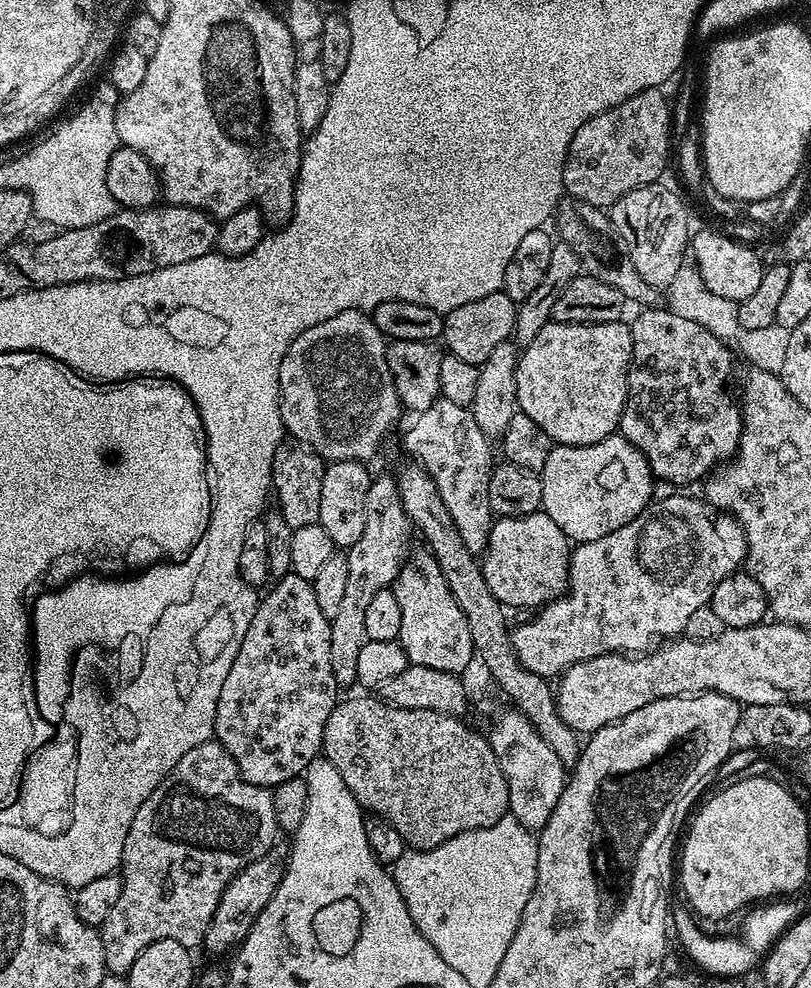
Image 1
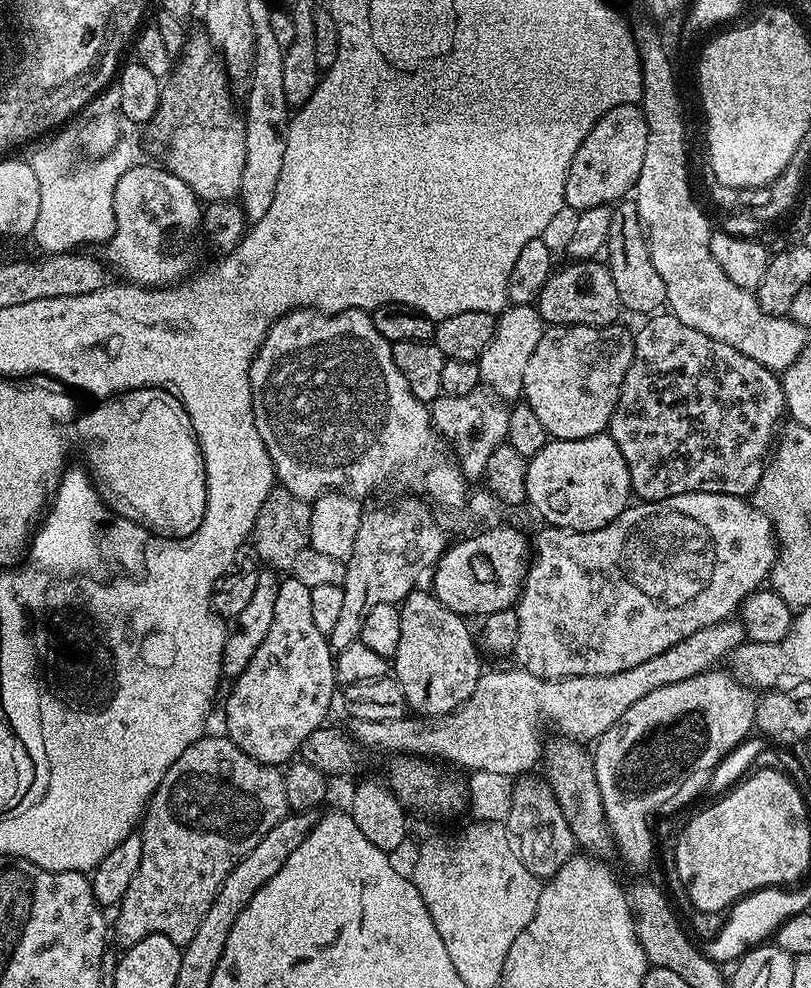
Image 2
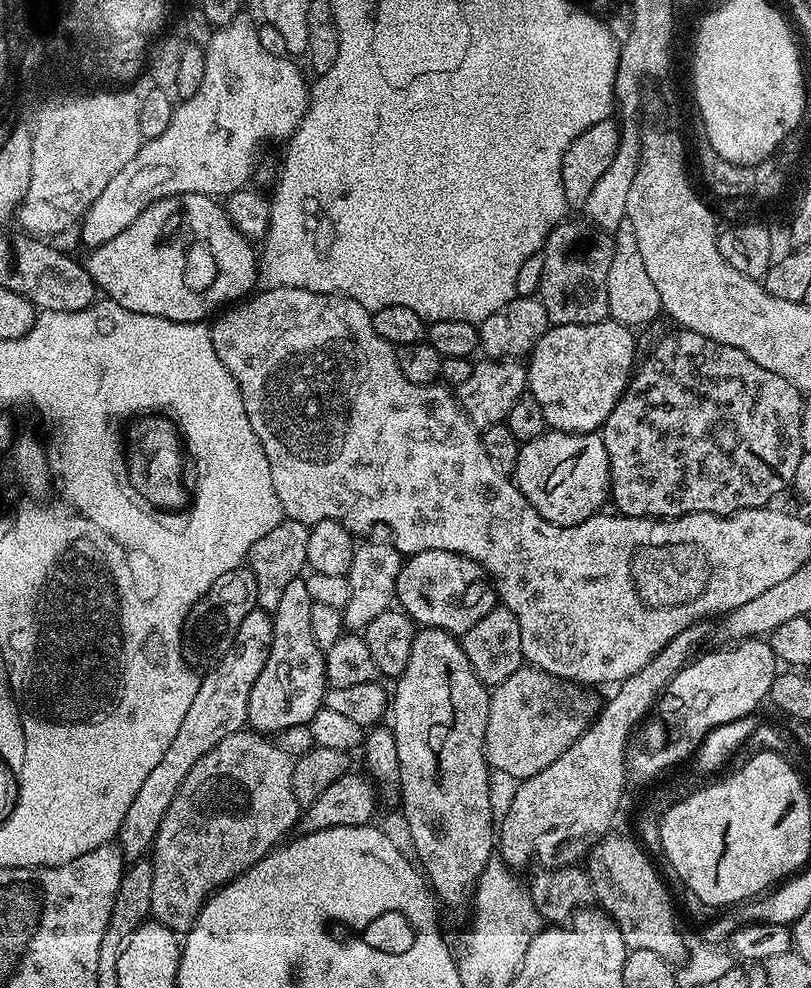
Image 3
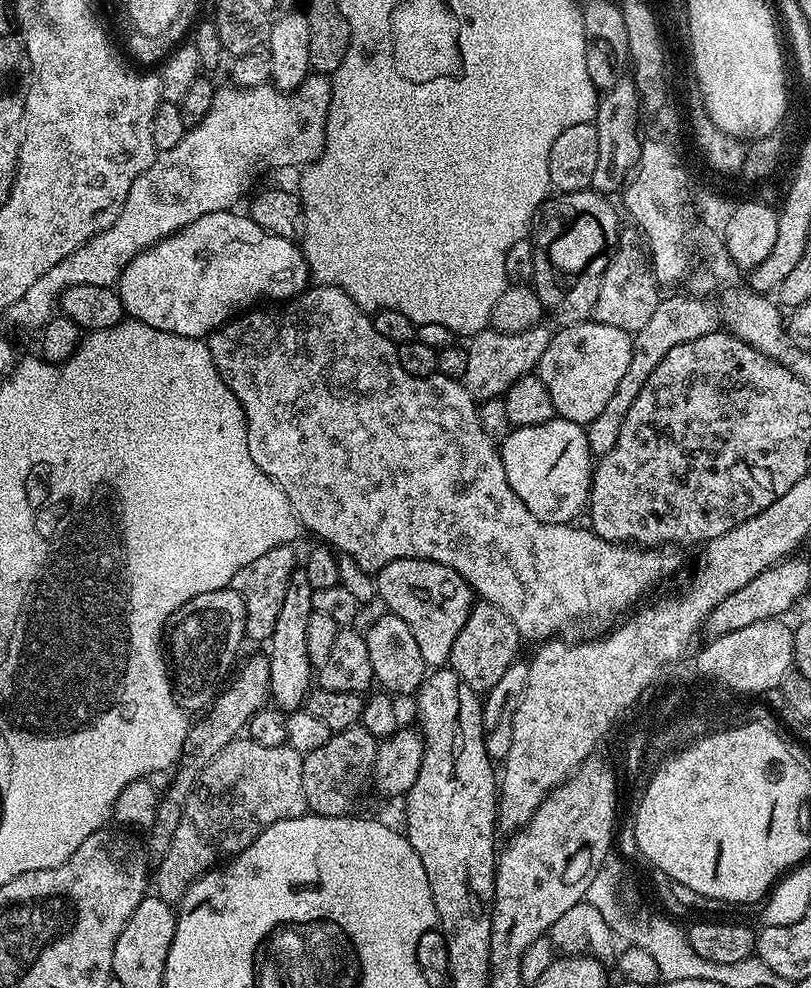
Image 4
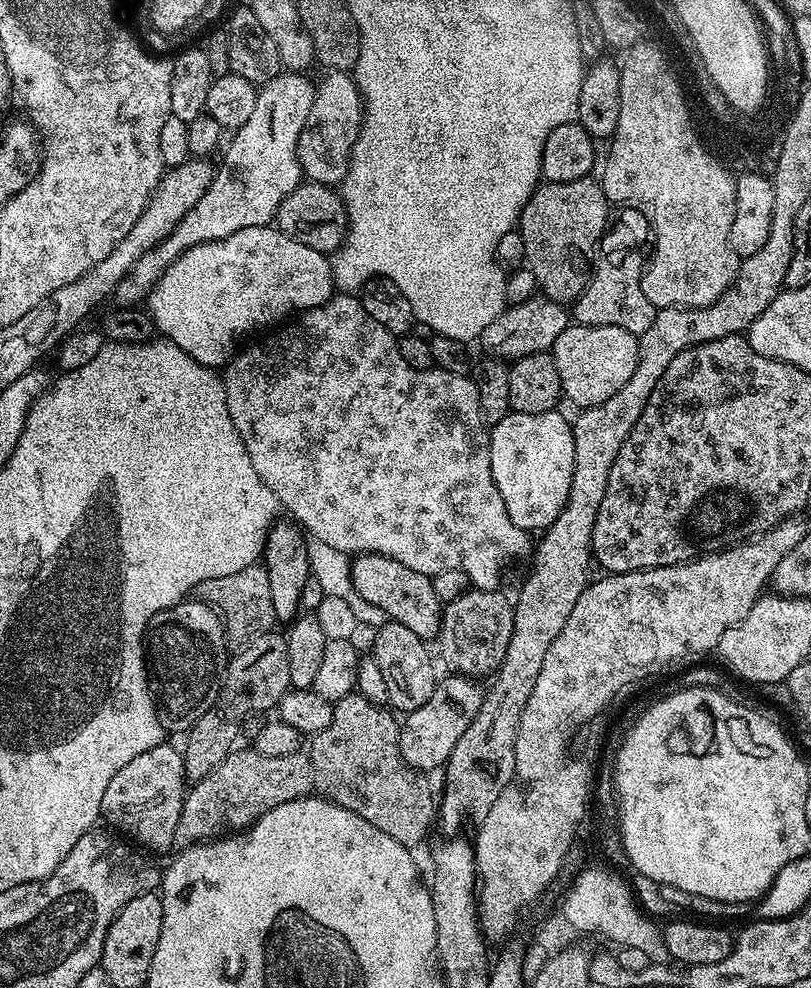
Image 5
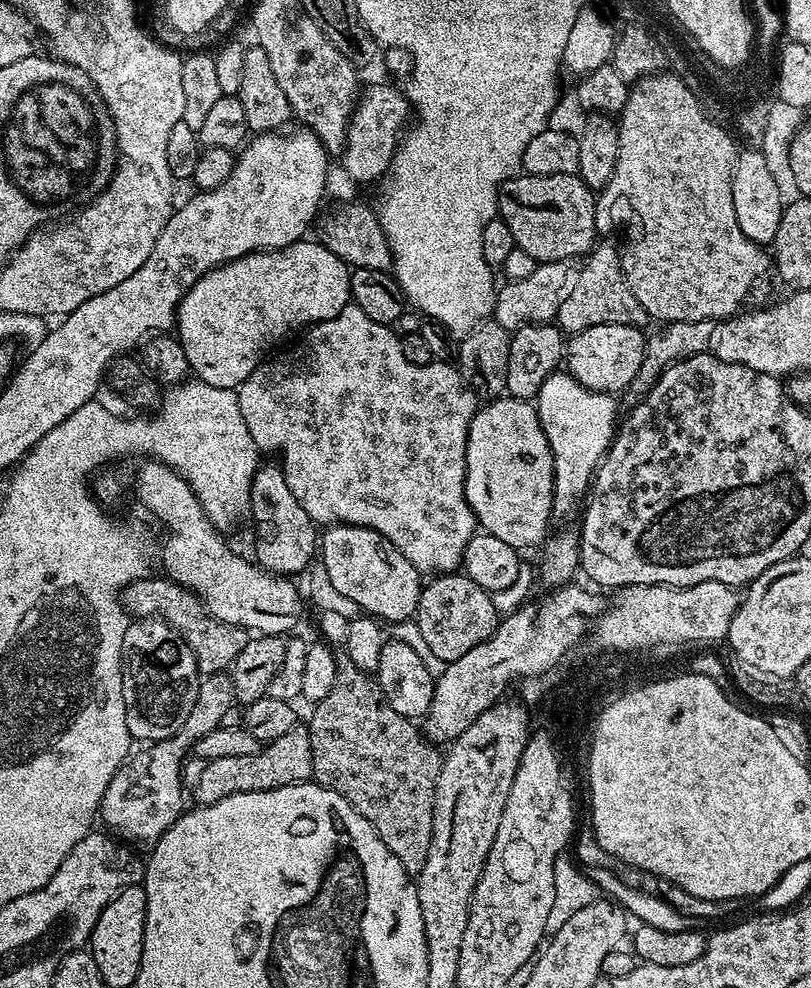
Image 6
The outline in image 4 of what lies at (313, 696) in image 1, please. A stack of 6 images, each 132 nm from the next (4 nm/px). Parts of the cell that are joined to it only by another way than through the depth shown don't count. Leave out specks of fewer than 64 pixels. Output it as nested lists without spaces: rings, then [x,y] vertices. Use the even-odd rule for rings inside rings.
[[[296,570],[290,578],[279,611],[278,622],[267,645],[266,655],[270,662],[270,700],[275,707],[285,713],[295,712],[307,701],[314,684],[314,669],[306,654],[306,622],[310,622],[312,613],[313,588],[302,570]]]

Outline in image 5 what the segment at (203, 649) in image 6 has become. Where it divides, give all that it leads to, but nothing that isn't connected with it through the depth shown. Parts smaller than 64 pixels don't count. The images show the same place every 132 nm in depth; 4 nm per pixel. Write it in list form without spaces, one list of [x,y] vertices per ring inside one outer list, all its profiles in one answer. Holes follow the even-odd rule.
[[[255,564],[232,576],[202,582],[196,587],[195,595],[220,615],[220,621],[224,623],[224,634],[228,637],[229,649],[239,649],[242,642],[248,643],[256,637],[261,637],[262,634],[273,631],[277,625],[274,602],[270,599],[269,574],[263,565]]]

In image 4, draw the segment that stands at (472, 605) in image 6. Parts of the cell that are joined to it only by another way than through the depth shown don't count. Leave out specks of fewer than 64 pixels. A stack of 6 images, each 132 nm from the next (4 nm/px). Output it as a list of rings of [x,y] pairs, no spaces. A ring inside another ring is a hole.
[[[480,600],[473,605],[465,626],[459,631],[458,638],[455,639],[454,646],[449,652],[448,664],[468,686],[477,693],[484,694],[497,685],[509,666],[517,661],[520,644],[522,645],[522,638],[518,634],[517,627],[509,622],[506,612],[498,606],[494,606],[493,603]]]

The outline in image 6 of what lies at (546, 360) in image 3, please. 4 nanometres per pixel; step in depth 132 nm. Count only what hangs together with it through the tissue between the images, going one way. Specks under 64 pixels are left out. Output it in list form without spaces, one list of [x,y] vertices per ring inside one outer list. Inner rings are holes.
[[[590,326],[590,330],[577,332],[567,341],[566,371],[582,386],[595,392],[623,393],[642,366],[645,343],[645,333],[634,326]]]

